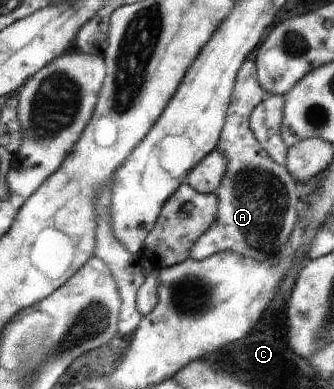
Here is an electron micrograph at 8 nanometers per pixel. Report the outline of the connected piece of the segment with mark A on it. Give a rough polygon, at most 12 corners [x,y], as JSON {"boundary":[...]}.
{"boundary":[[239,68],[218,146],[216,220],[190,249],[264,260],[289,241],[306,189],[257,141],[266,93]]}

